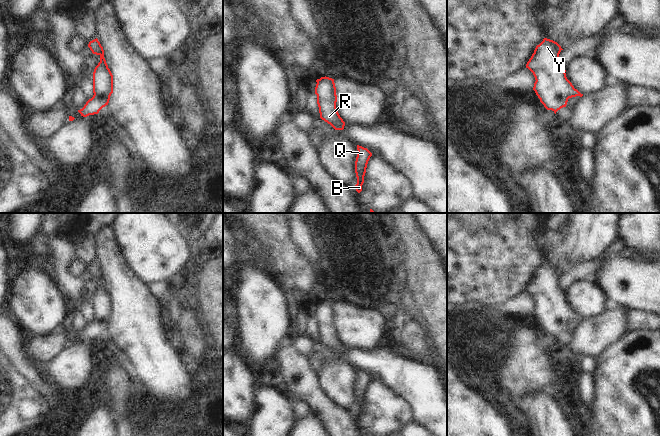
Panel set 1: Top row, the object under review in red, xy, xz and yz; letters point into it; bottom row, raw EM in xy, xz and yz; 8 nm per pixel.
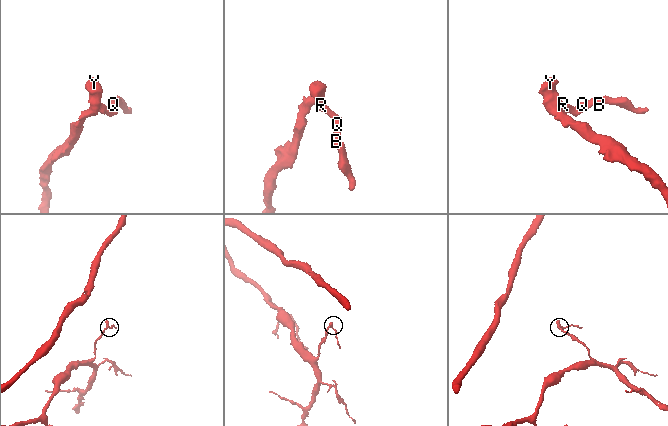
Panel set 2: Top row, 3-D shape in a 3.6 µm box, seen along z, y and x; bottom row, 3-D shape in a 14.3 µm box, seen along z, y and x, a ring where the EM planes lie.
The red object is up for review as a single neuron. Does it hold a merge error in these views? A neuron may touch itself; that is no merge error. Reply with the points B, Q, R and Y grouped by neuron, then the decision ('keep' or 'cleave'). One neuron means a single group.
B Q R Y | keep

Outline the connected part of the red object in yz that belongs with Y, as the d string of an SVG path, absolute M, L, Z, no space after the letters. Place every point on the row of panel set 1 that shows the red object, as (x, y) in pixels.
M544 38L526 64L536 80L533 90L544 107L555 114L566 107L569 98L583 96L567 79L559 62L562 50L557 42Z

